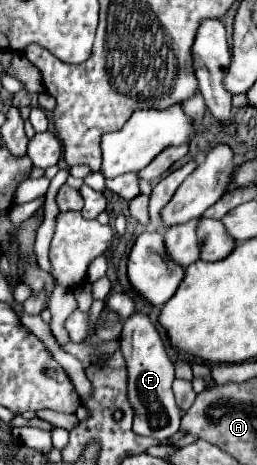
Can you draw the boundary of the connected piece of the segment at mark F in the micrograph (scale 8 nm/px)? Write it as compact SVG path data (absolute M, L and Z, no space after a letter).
M143 313L131 315L129 321L123 323L119 345L121 345L121 353L127 361L127 371L129 371L129 401L135 409L133 431L137 435L153 437L157 441L173 437L179 431L179 421L181 421L181 413L171 391L175 371L155 325Z

